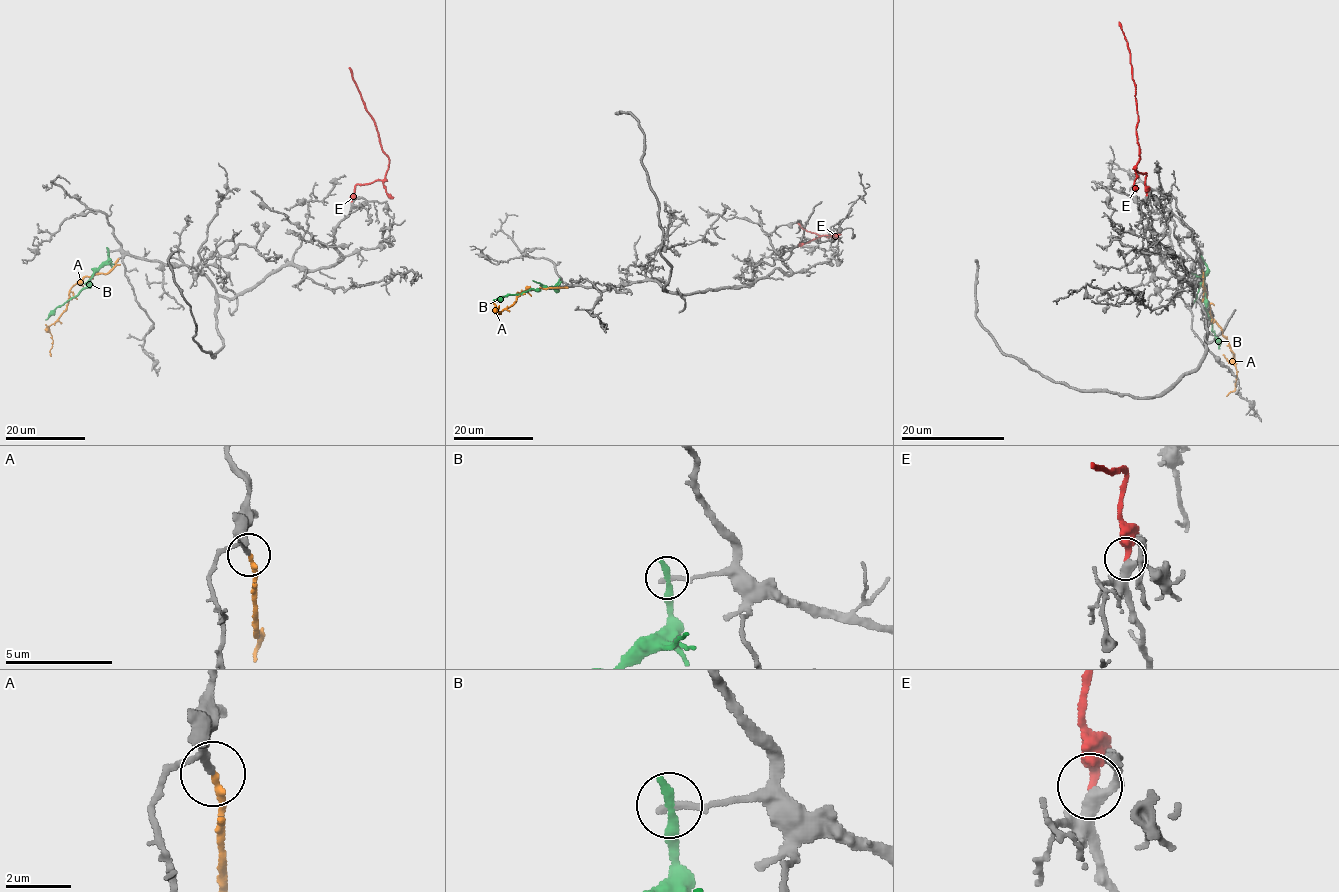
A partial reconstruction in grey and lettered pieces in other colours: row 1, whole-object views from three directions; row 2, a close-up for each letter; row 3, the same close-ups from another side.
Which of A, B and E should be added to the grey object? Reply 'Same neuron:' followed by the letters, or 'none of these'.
Same neuron: A

